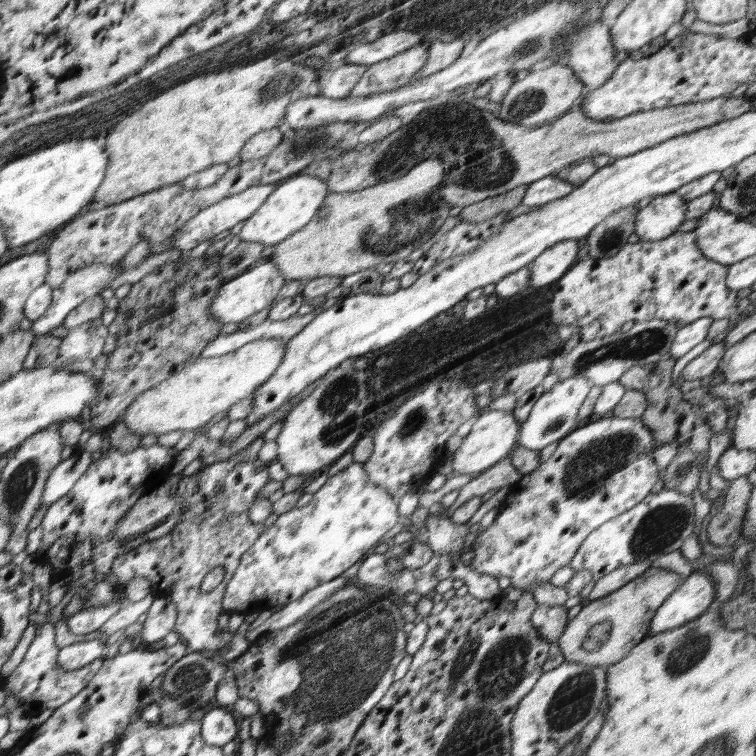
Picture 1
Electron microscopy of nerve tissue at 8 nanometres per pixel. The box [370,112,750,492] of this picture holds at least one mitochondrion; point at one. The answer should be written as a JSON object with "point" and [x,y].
{"point":[648,342]}

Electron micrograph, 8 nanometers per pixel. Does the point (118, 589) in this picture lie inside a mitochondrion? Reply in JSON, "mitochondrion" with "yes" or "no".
{"mitochondrion":"no"}

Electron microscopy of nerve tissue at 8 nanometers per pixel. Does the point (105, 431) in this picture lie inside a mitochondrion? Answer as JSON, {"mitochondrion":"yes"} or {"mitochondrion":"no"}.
{"mitochondrion":"no"}

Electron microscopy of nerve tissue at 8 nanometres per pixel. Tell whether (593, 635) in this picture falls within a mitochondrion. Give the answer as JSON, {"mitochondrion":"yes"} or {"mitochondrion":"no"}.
{"mitochondrion":"yes"}

